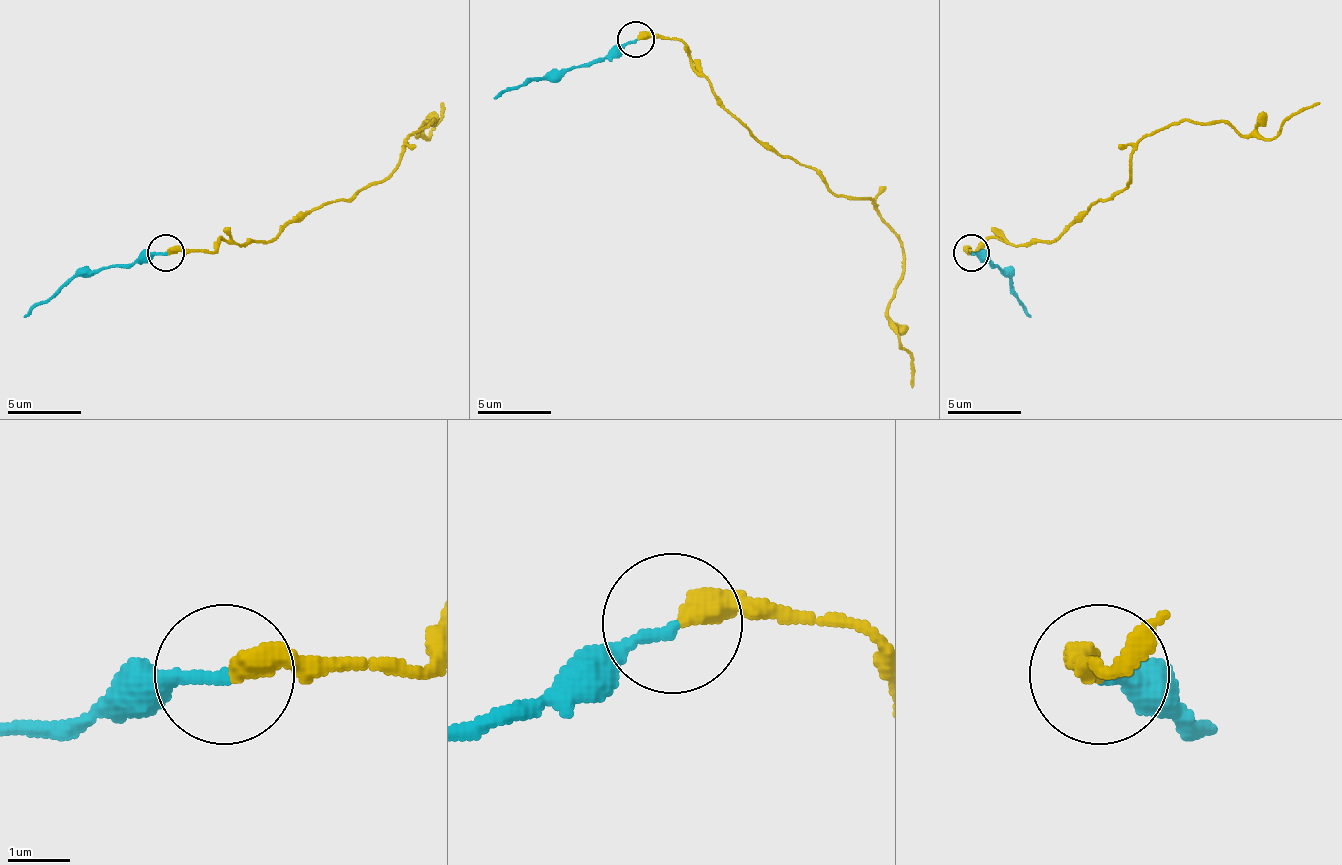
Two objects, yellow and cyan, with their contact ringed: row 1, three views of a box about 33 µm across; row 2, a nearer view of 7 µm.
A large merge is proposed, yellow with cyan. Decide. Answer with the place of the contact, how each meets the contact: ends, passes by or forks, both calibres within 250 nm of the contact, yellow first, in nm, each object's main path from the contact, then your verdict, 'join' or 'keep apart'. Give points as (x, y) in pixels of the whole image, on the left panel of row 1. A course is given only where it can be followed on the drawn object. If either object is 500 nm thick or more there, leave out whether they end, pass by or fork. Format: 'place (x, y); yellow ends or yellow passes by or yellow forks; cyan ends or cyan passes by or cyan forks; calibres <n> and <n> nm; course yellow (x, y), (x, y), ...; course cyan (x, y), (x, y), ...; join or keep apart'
place (165, 253); yellow ends; cyan ends; calibres 400 and 200 nm; course yellow (166, 252), (270, 241), (351, 200), (432, 119), (417, 134), (428, 138), (443, 101); course cyan (166, 252), (144, 252), (133, 263), (82, 270), (23, 318); keep apart

